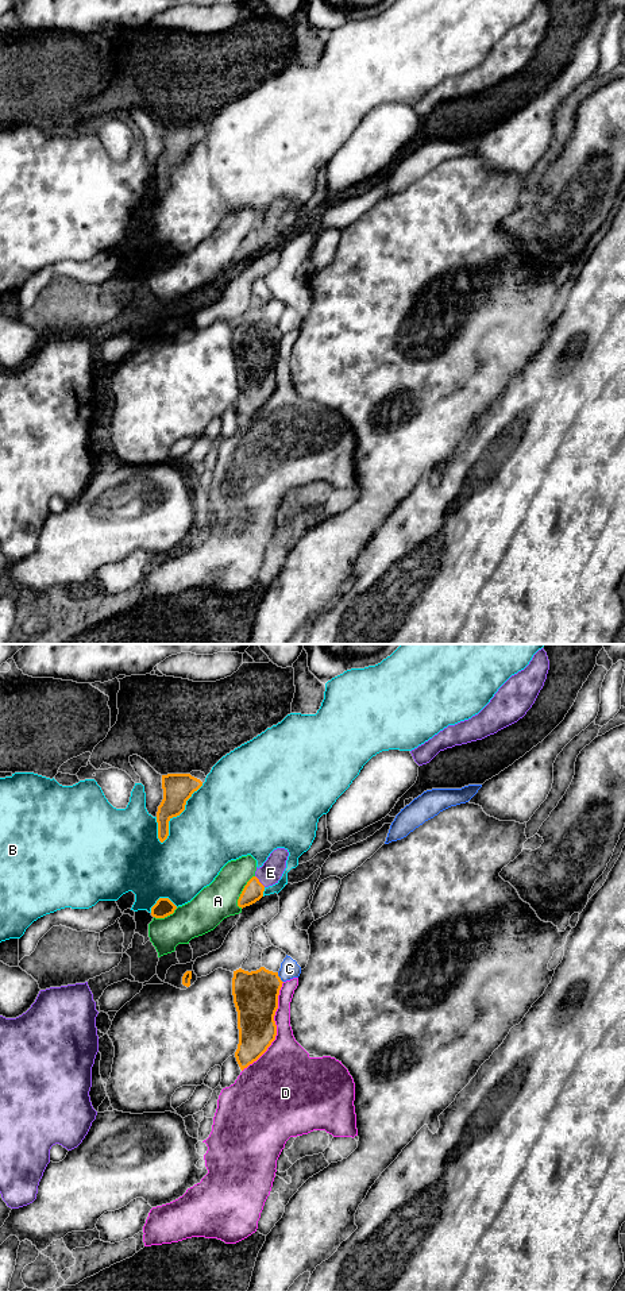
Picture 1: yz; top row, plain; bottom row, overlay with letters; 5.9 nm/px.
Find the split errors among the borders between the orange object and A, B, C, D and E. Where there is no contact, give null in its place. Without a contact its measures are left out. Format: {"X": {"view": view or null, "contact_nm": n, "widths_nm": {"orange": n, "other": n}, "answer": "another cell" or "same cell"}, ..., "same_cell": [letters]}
{"A": {"view": "yz", "contact_nm": 220, "widths_nm": {"orange": 120, "other": 220}, "answer": "another cell"}, "B": {"view": "yz", "contact_nm": 440, "widths_nm": {"orange": 180, "other": 460}, "answer": "another cell"}, "C": {"view": "yz", "contact_nm": 70, "widths_nm": {"orange": 280, "other": 110}, "answer": "another cell"}, "D": {"view": "yz", "contact_nm": 600, "widths_nm": {"orange": 280, "other": 320}, "answer": "another cell"}, "E": {"view": "yz", "contact_nm": 90, "widths_nm": {"orange": 120, "other": 140}, "answer": "another cell"}, "same_cell": []}

